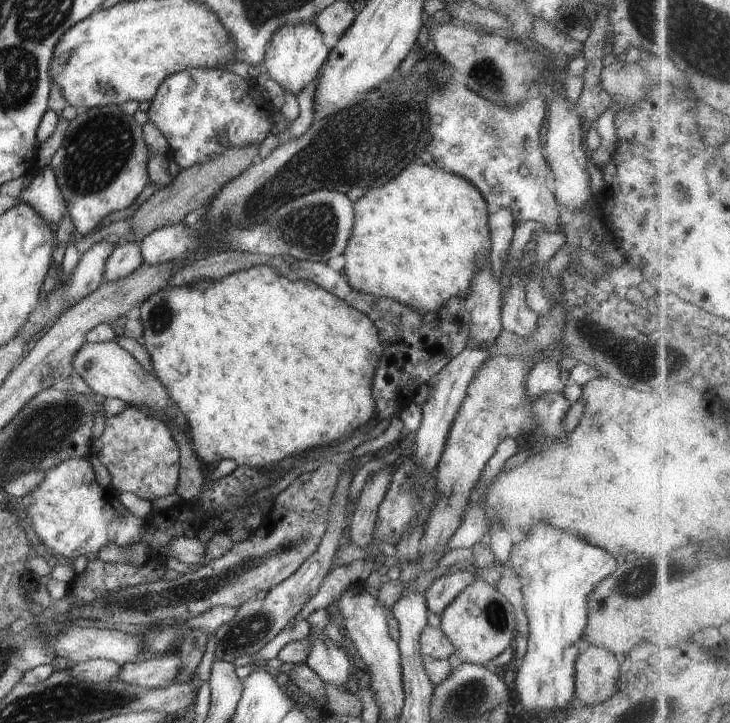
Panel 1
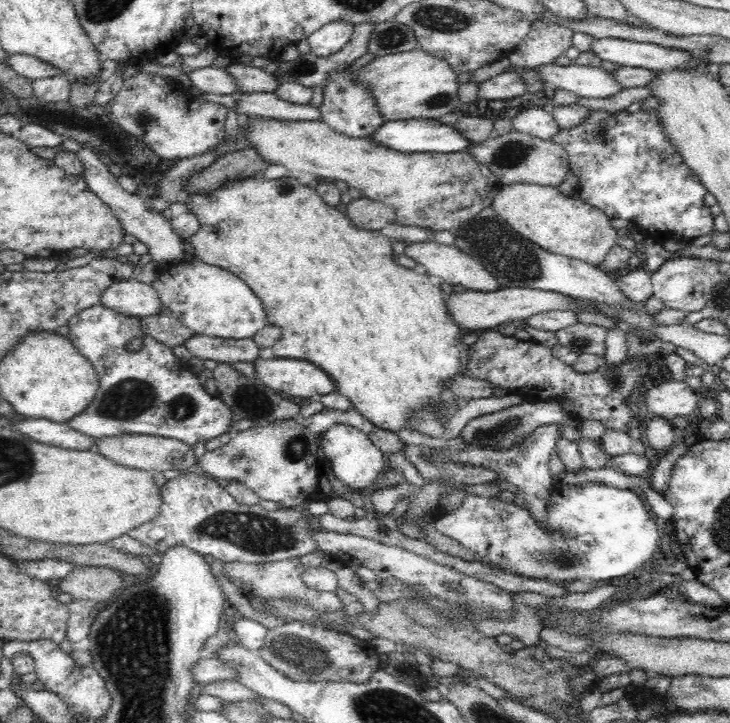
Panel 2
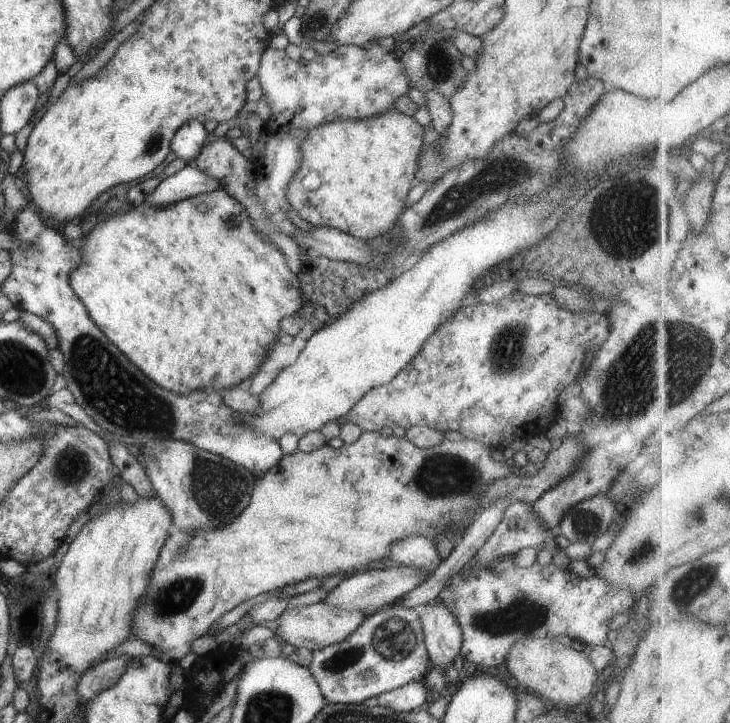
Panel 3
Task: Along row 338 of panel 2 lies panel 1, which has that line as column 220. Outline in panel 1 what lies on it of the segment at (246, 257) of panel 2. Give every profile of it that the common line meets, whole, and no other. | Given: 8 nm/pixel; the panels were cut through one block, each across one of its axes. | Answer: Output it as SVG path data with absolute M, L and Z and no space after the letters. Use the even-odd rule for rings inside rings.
M256 264L252 268L228 274L222 280L196 280L186 286L164 288L150 296L149 300L144 300L139 307L140 322L143 326L141 342L150 354L155 376L166 386L170 397L184 412L188 426L190 426L194 453L208 466L224 459L230 459L234 460L237 465L265 469L289 456L302 454L310 448L320 448L320 446L333 442L342 442L358 429L367 427L377 420L372 386L368 386L368 384L372 382L374 370L383 354L378 332L366 314L353 309L344 300L326 292L313 281L290 280L288 276L278 274L272 266Z

